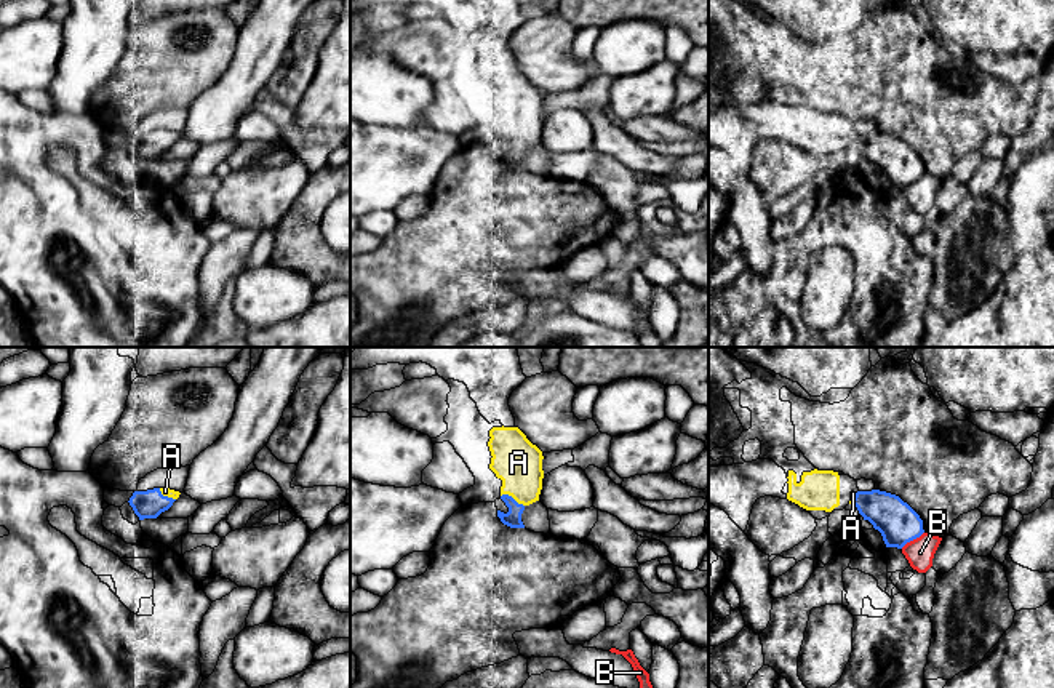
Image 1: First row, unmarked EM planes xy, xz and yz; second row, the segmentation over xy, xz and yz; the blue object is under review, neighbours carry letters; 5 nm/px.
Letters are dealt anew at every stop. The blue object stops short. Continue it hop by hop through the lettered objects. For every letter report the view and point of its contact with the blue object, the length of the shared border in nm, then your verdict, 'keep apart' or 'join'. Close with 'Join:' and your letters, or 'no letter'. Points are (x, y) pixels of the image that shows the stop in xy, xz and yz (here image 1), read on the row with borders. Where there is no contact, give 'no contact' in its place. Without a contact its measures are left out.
A: meets blue in xz at (511, 496); contact 130 nm long; join
B: meets blue in yz at (912, 540); contact 150 nm long; keep apart
Join: A

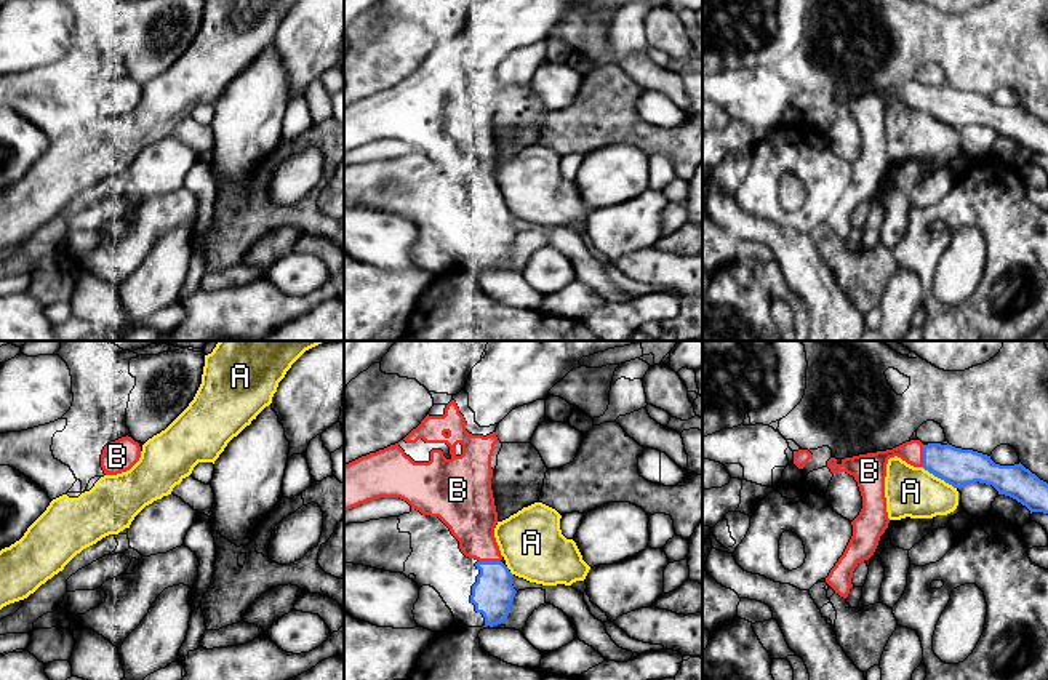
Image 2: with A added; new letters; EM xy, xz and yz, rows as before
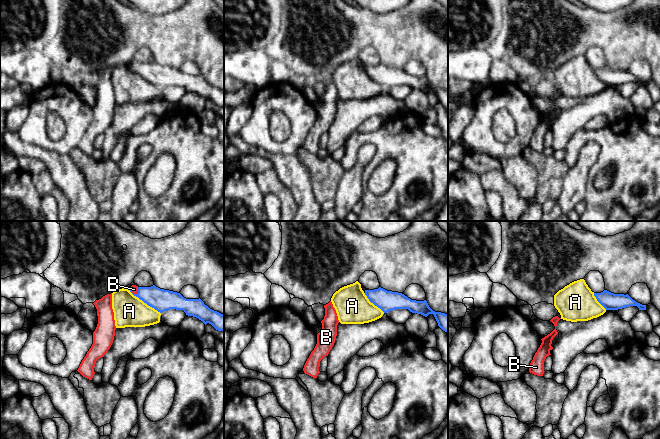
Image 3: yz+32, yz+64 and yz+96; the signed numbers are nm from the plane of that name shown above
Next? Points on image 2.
A: meets blue in yz at (940, 477); contact 200 nm long; keep apart
B: meets blue in xz at (490, 562); contact 110 nm long; join
Join: B

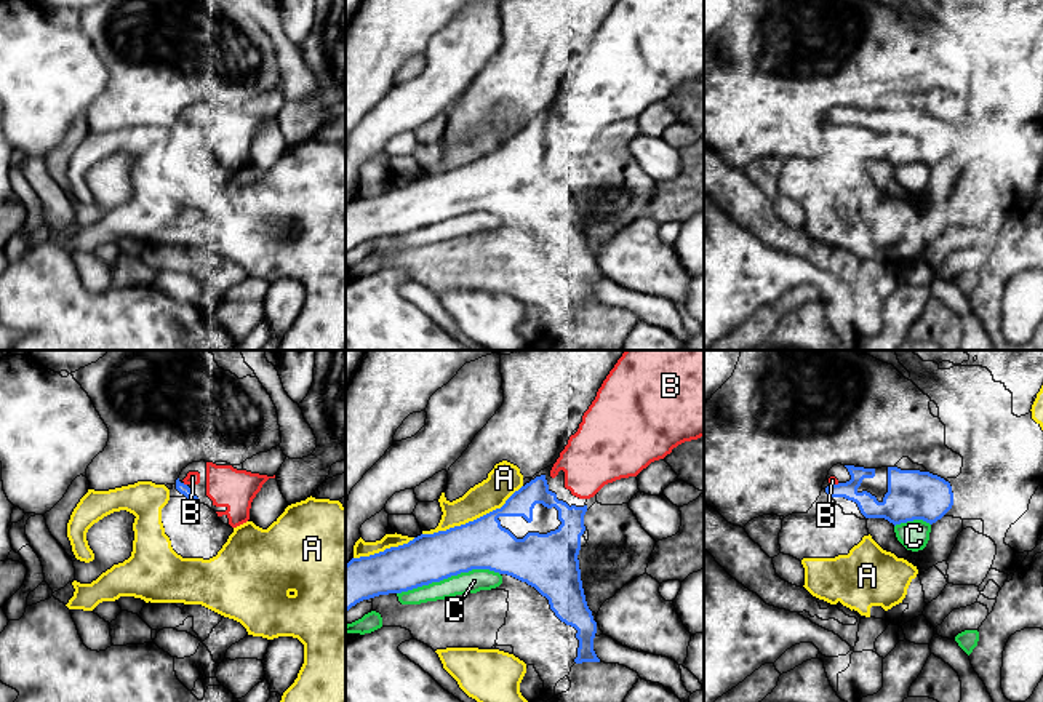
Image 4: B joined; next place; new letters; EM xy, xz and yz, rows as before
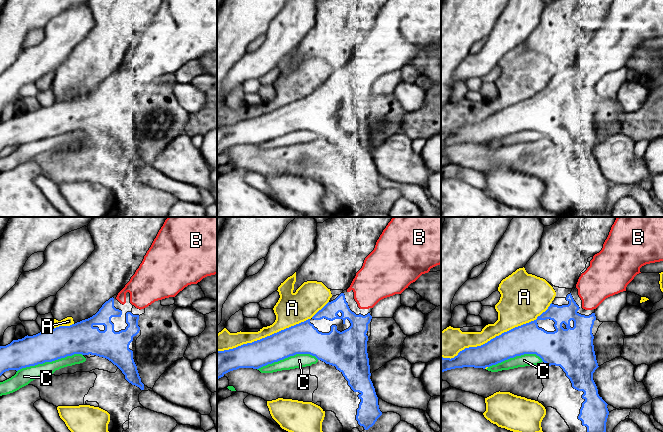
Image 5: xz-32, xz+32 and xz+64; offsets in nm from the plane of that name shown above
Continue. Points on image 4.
A: meets blue in xz at (474, 520); contact 550 nm long; keep apart
B: meets blue in xy at (183, 483); contact 30 nm long; join
C: meets blue in xz at (448, 576); contact 550 nm long; keep apart
Join: B

